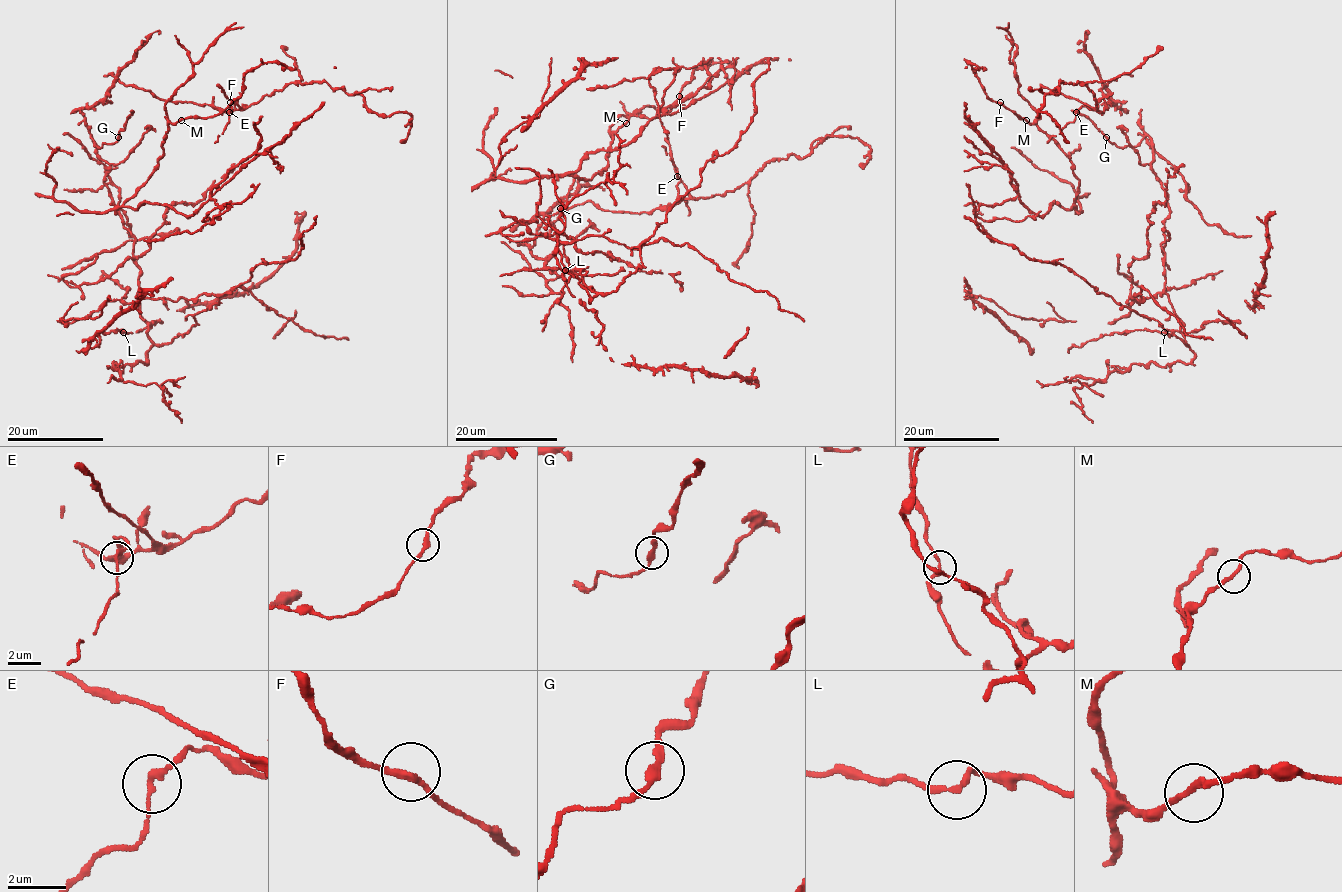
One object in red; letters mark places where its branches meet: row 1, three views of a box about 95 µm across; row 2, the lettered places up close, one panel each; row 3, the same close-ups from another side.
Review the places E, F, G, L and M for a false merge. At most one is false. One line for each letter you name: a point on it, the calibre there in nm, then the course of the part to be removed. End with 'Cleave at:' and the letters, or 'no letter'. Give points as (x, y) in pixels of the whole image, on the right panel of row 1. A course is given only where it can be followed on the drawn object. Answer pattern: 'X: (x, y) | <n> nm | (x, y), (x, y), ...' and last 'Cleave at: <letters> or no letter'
Cleave at: no letter

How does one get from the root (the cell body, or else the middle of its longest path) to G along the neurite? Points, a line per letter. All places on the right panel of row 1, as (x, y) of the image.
G: (1141, 141), (1133, 147), (1120, 148), (1106, 137)

